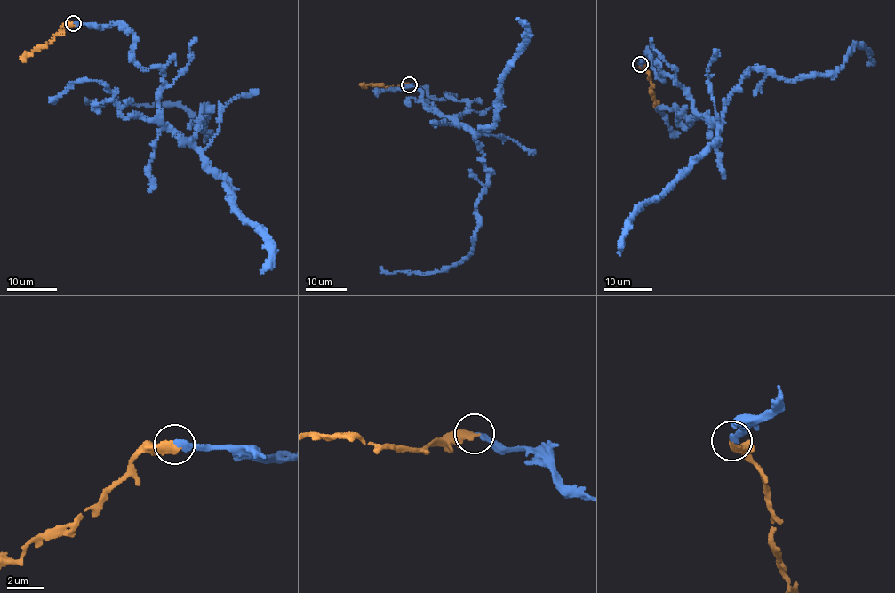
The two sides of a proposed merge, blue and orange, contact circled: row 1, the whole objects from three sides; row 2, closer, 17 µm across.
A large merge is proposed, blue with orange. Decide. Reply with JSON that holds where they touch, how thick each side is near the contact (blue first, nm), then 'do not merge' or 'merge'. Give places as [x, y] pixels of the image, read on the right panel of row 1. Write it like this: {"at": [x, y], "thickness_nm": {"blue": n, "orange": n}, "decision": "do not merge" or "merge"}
{"at": [640, 64], "thickness_nm": {"blue": 260, "orange": 360}, "decision": "merge"}

